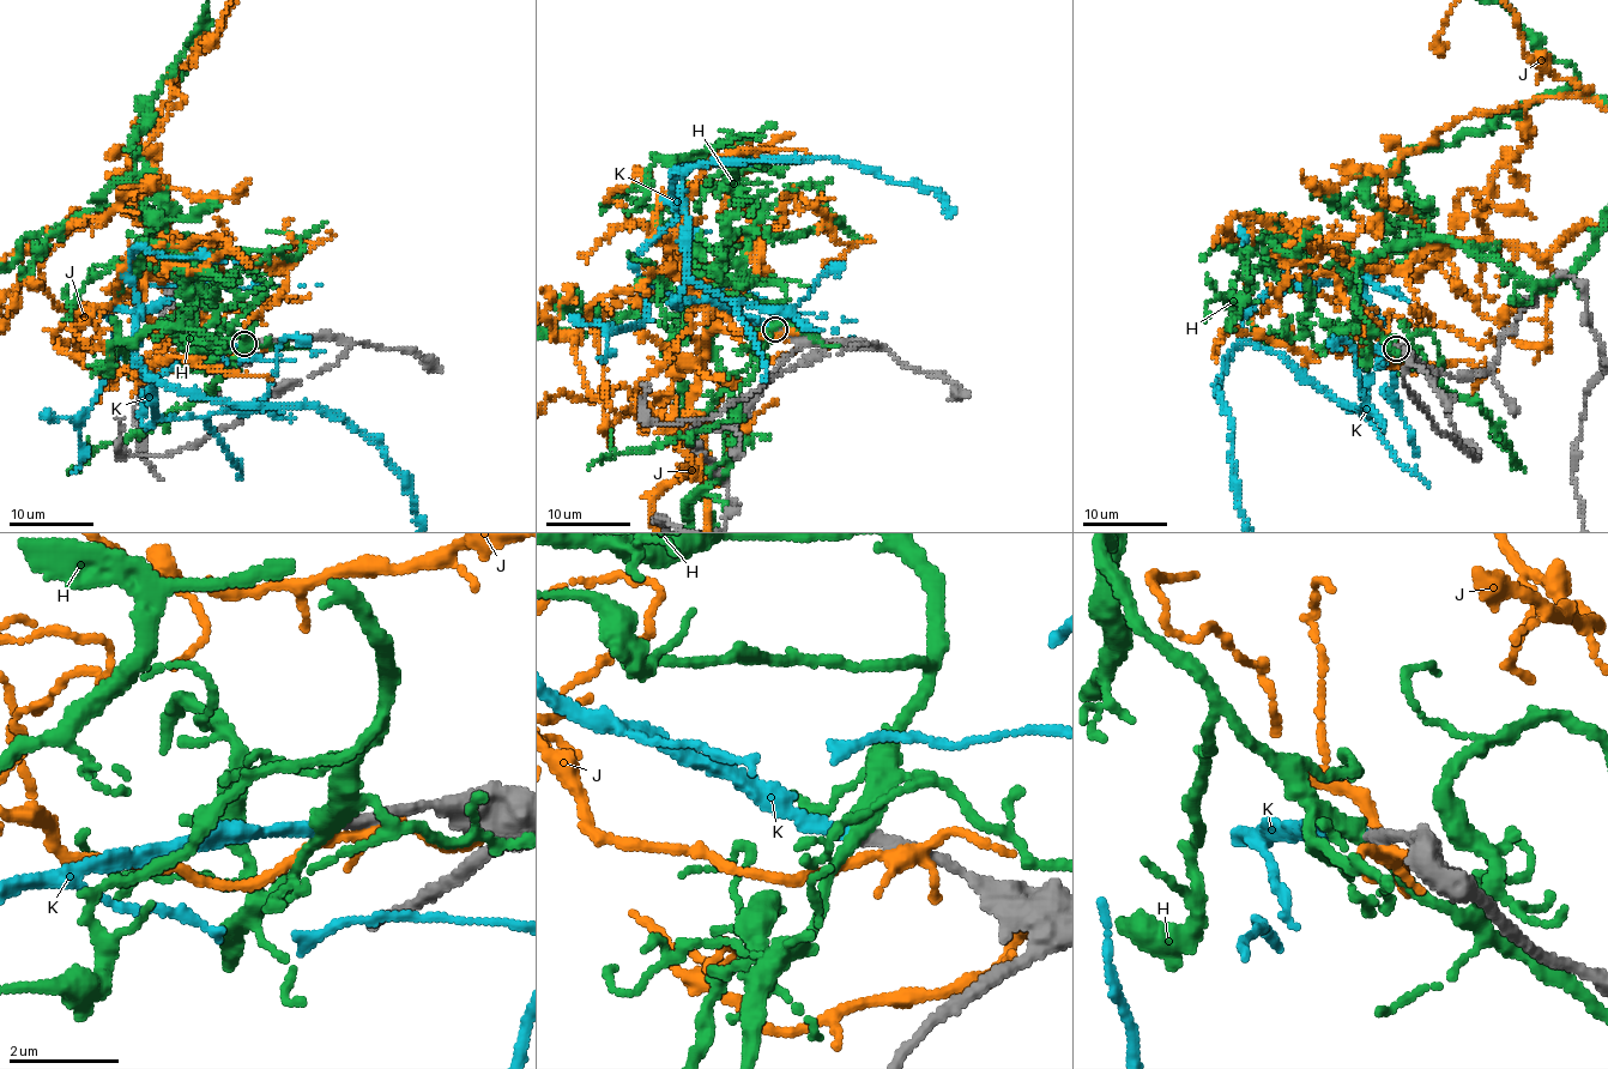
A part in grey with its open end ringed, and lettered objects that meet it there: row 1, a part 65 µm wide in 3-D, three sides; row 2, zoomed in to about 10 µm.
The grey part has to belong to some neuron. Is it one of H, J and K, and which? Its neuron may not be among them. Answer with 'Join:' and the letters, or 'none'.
Join: K

